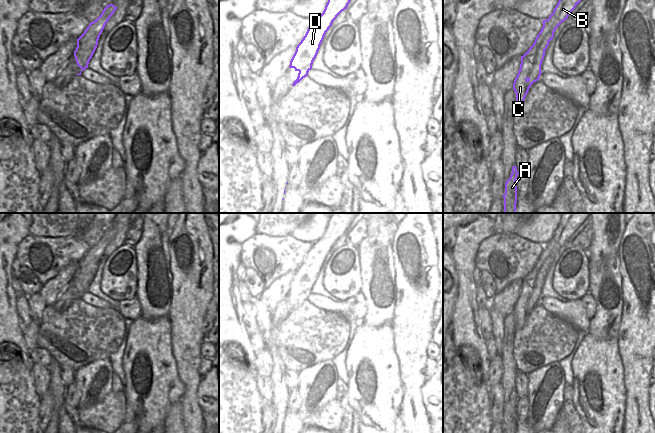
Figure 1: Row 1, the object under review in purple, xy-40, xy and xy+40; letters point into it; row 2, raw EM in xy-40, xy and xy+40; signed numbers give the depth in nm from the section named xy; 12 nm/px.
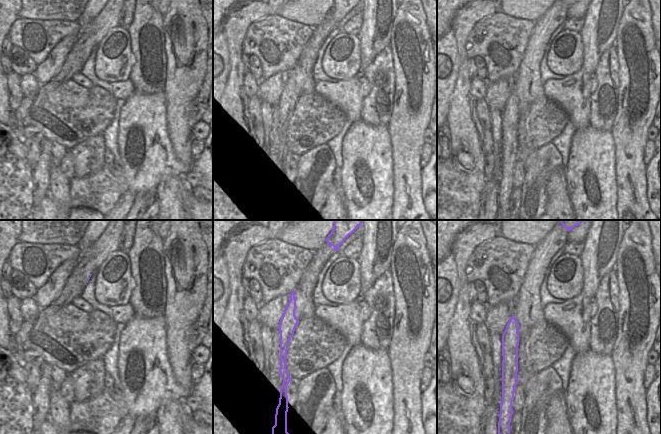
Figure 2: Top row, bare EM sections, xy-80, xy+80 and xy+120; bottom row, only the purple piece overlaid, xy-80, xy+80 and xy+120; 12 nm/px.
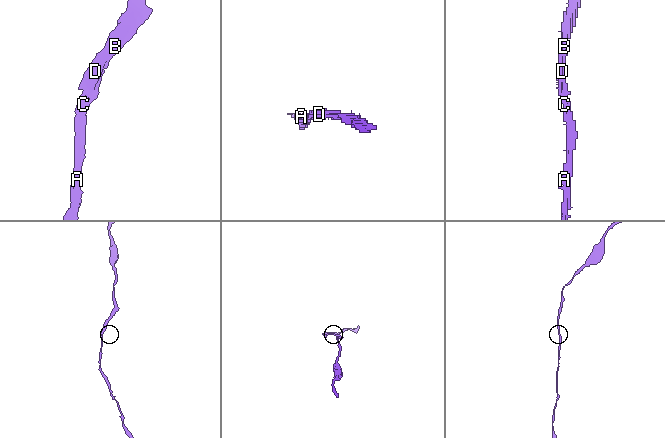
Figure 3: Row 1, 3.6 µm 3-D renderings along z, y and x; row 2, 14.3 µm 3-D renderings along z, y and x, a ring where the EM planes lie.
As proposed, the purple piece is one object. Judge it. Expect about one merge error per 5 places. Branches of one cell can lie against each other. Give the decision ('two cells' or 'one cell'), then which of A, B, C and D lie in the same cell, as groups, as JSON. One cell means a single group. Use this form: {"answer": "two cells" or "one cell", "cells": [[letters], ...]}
{"answer": "one cell", "cells": [["A", "B", "C", "D"]]}

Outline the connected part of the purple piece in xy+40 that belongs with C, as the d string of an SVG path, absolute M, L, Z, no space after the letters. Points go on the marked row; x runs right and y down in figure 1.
M559 0L549 18L542 21L543 27L533 45L521 56L520 69L513 83L516 93L515 110L524 102L531 85L539 80L545 50L553 39L556 28L567 20L569 14L580 2L581 0Z

